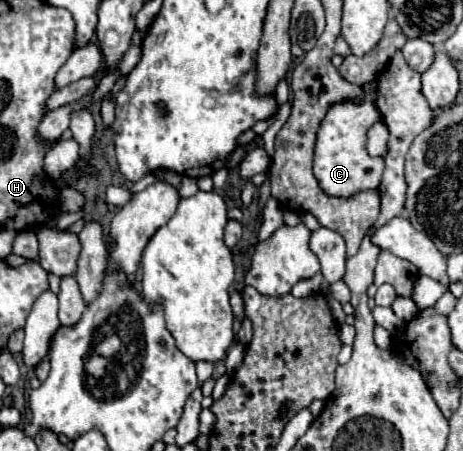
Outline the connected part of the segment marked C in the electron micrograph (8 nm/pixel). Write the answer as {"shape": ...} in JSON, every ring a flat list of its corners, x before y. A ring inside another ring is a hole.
{"shape":[[377,79,365,83,361,89,361,101,347,99,331,105,317,131,313,173,319,187,331,197,353,197,359,191,377,191,385,169,383,157,371,157,367,153,367,131,373,123,381,121,377,107]]}

